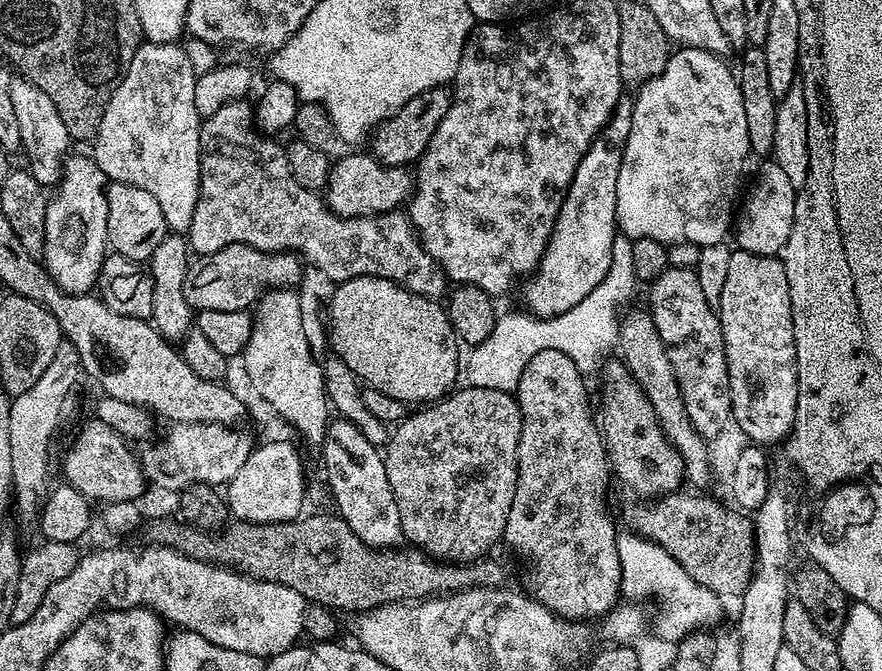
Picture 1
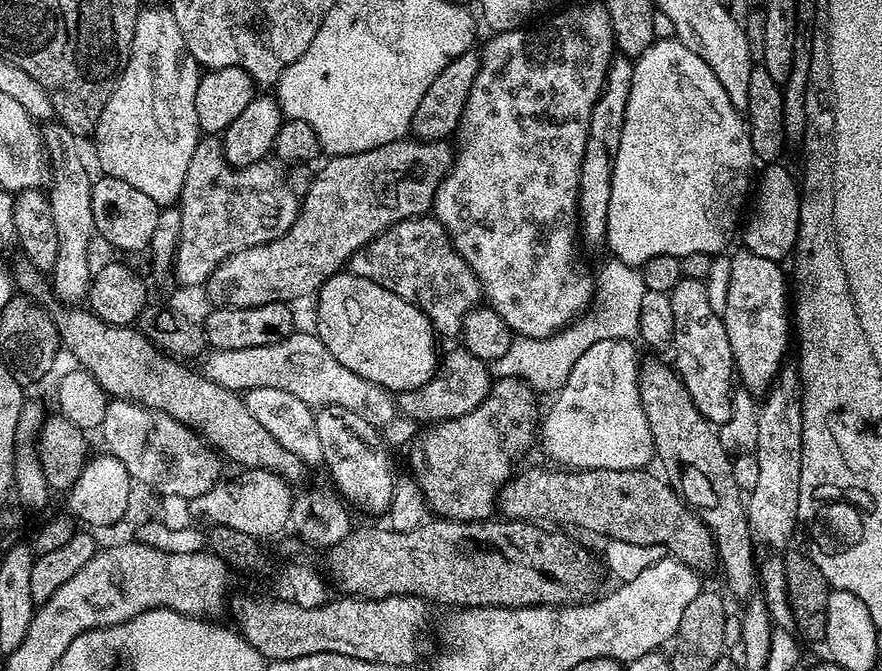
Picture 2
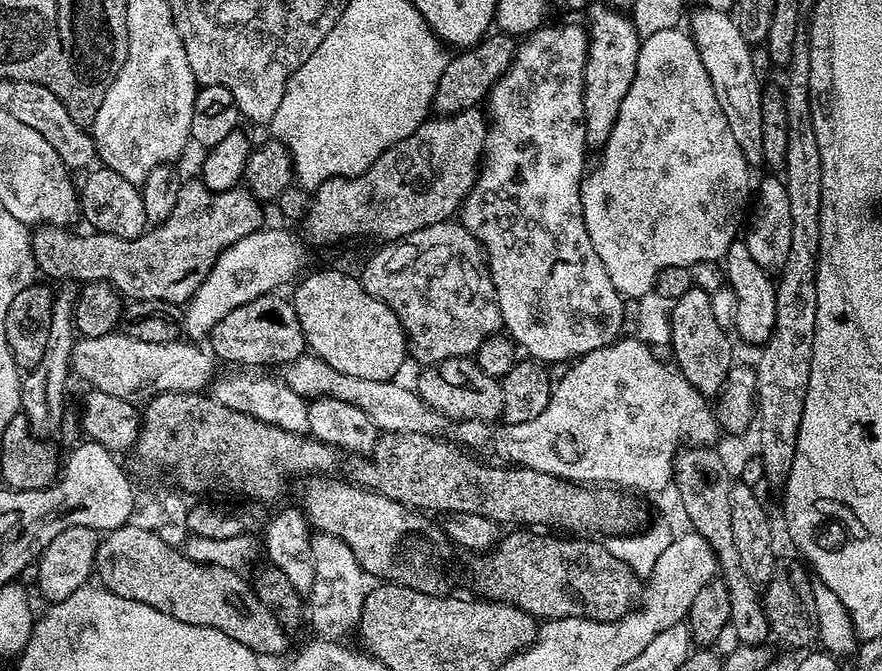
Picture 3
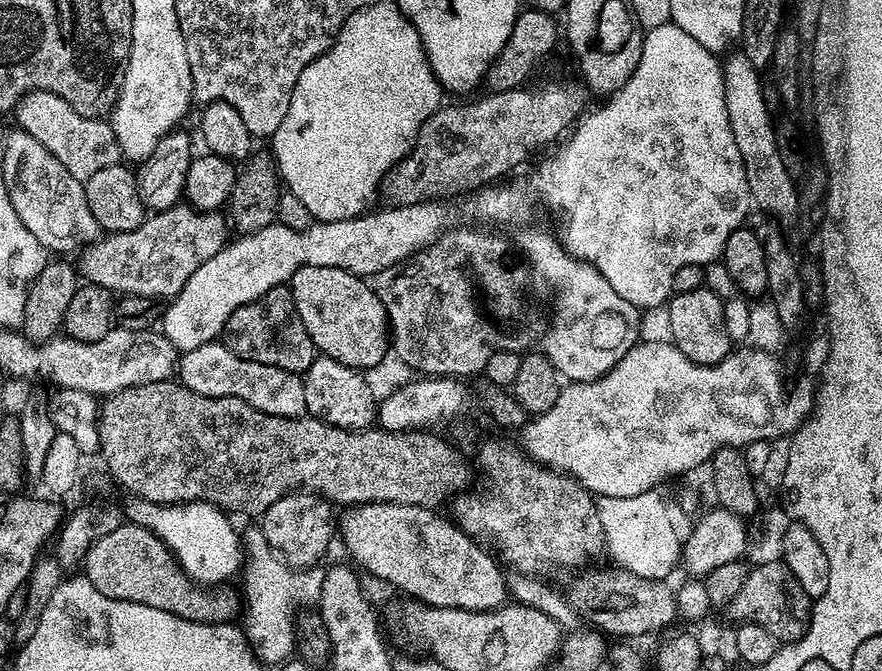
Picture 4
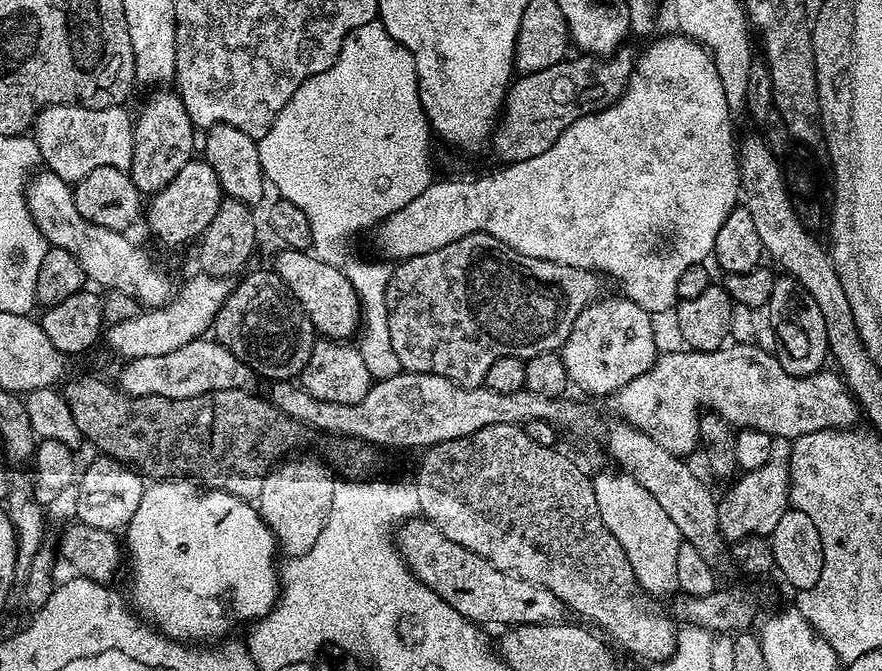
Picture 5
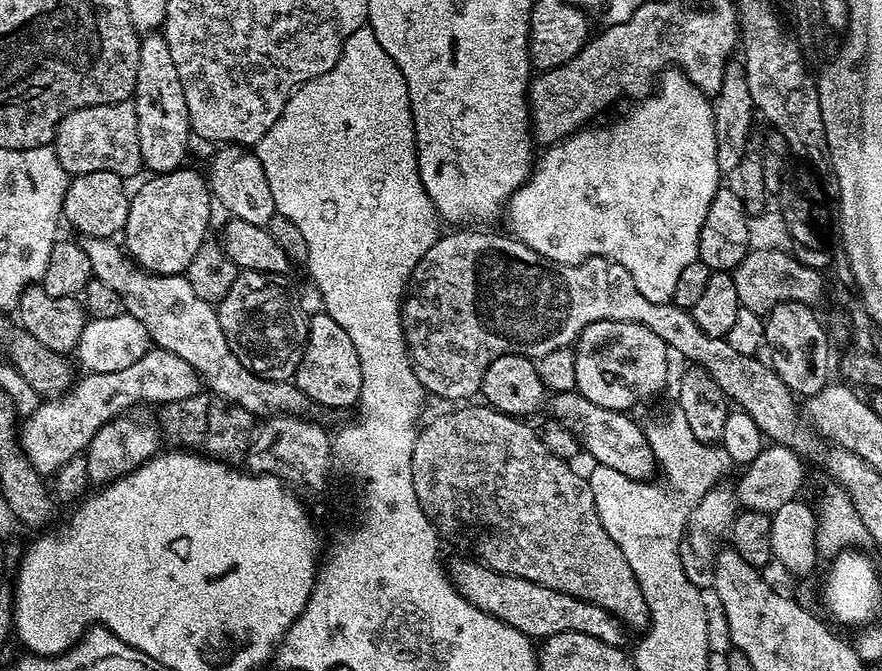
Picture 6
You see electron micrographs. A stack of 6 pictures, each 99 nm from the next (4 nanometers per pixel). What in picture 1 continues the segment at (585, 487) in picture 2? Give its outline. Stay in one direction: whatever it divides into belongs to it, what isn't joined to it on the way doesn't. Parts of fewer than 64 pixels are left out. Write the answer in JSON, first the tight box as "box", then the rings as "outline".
{"box":[627,490,756,598],"outline":[[[687,490],[632,503],[636,504],[628,508],[627,527],[662,546],[698,586],[714,590],[721,598],[727,597],[728,588],[740,594],[748,587],[756,565],[756,529],[751,515],[708,496],[691,496]]]}

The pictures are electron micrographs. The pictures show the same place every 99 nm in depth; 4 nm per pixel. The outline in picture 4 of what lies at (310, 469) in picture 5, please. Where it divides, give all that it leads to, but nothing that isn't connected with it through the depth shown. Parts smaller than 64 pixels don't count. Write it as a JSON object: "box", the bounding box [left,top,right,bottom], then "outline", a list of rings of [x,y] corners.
{"box":[258,490,334,570],"outline":[[[297,490],[280,496],[274,506],[264,511],[258,526],[264,531],[264,537],[273,552],[293,570],[308,570],[328,552],[328,547],[334,540],[333,505],[323,496],[314,492]]]}

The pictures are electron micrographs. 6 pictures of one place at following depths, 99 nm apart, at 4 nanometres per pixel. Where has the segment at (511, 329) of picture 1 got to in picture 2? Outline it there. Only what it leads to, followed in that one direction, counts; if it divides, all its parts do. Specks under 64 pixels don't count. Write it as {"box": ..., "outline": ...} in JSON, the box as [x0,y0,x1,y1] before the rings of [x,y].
{"box":[491,260,647,394],"outline":[[[608,260],[599,276],[596,276],[594,311],[591,314],[585,315],[555,335],[547,336],[546,339],[515,337],[506,354],[491,363],[491,373],[498,378],[516,377],[536,382],[538,388],[540,386],[549,394],[555,394],[564,388],[575,363],[596,342],[633,339],[638,334],[641,301],[647,290],[643,273],[621,260]]]}

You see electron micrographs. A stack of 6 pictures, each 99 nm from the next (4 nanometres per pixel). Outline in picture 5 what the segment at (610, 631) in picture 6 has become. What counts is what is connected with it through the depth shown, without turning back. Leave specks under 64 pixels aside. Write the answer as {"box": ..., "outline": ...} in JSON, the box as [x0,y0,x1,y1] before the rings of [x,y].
{"box":[394,518,566,628],"outline":[[[423,518],[405,520],[394,533],[394,543],[396,551],[400,553],[400,557],[416,578],[430,590],[434,590],[434,594],[438,594],[442,602],[448,602],[454,610],[458,610],[458,614],[462,614],[467,620],[473,620],[475,624],[481,626],[508,624],[504,626],[517,628],[527,624],[558,624],[565,619],[566,609],[563,602],[554,598],[554,594],[550,594],[546,586],[538,586],[534,582],[519,580],[510,574],[502,574],[502,570],[490,566],[486,558],[478,558],[478,554],[466,550],[466,546],[458,546],[458,542],[450,542],[450,538],[446,538],[446,534],[442,534],[442,530],[438,530],[438,526],[434,526],[428,520]]]}

